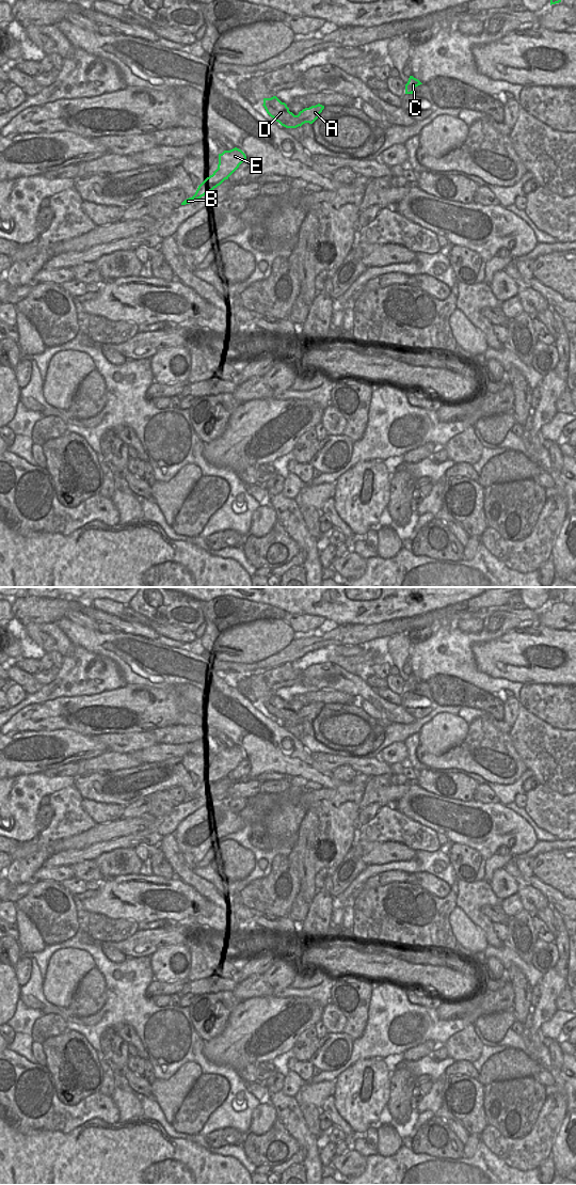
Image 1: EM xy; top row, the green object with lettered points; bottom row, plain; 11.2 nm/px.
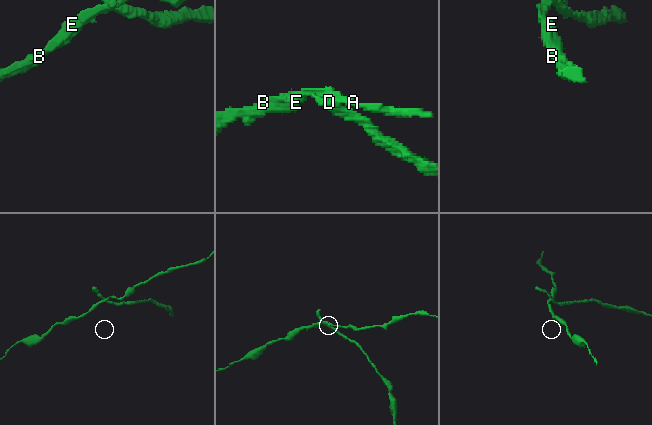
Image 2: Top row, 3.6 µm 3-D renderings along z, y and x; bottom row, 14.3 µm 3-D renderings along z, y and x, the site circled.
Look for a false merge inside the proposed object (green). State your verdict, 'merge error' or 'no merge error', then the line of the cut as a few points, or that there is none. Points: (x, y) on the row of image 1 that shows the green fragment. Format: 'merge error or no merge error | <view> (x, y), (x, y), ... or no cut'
merge error | xy (296, 115), (299, 125)

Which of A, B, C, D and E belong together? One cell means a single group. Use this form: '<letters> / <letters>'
A B C E / D

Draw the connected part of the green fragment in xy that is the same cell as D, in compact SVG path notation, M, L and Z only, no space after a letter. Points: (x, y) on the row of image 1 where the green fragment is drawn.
M276 96L271 98L263 98L262 105L267 113L286 128L299 127L299 118L285 102L282 102Z

